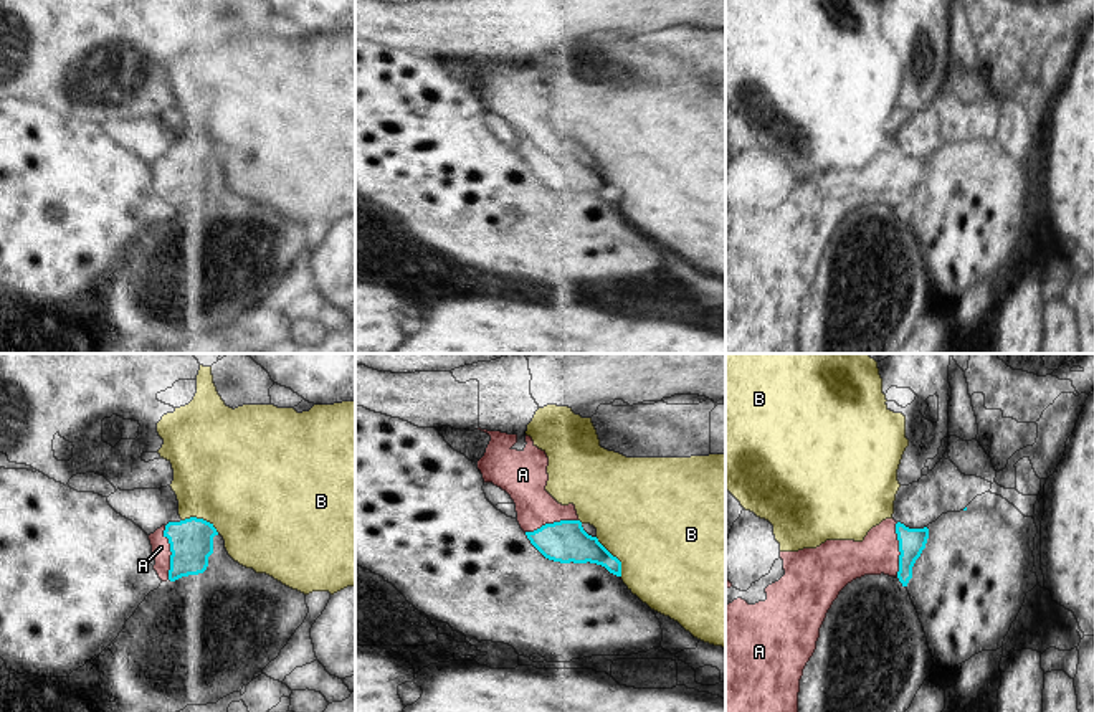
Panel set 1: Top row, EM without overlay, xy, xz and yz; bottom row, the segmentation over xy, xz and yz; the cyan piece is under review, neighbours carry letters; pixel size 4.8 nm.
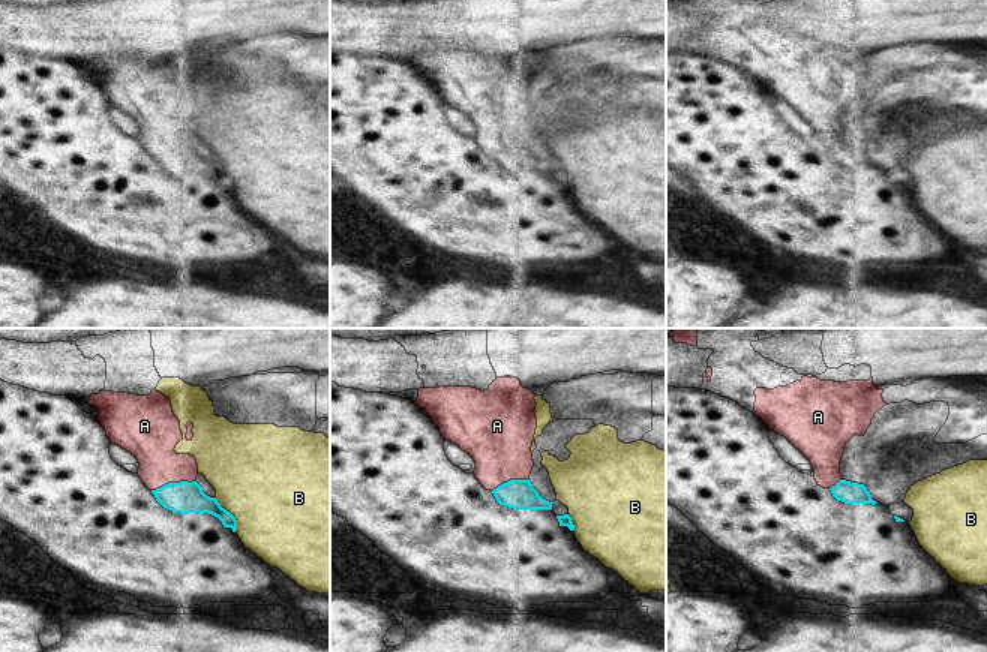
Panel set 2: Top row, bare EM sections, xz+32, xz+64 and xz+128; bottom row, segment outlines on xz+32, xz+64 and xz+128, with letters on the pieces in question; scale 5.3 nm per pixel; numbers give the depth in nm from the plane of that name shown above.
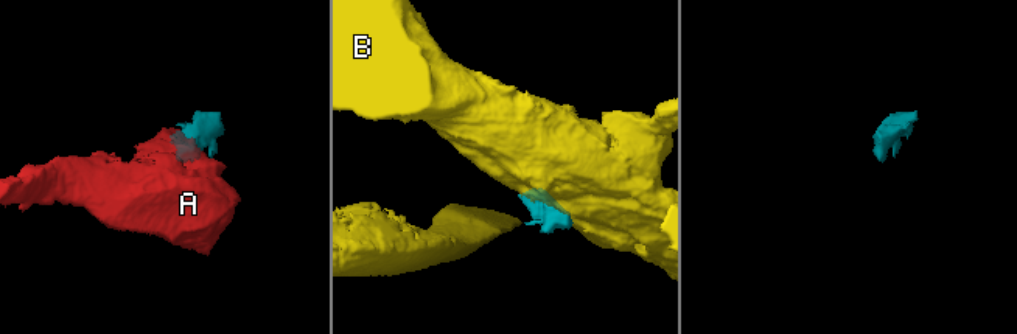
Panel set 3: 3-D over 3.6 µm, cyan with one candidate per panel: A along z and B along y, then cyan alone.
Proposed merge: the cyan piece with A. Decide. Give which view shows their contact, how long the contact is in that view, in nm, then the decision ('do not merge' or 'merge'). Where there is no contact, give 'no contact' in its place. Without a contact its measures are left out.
xy | 260 nm | merge

